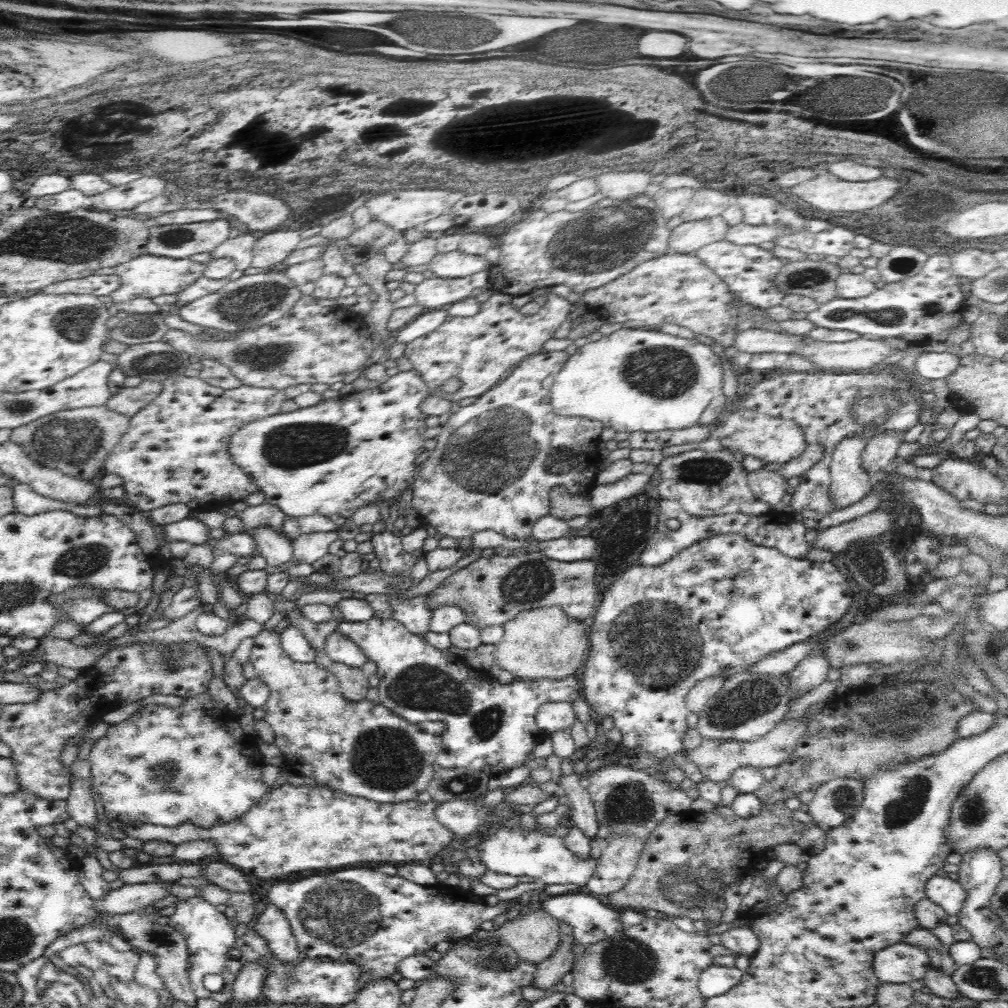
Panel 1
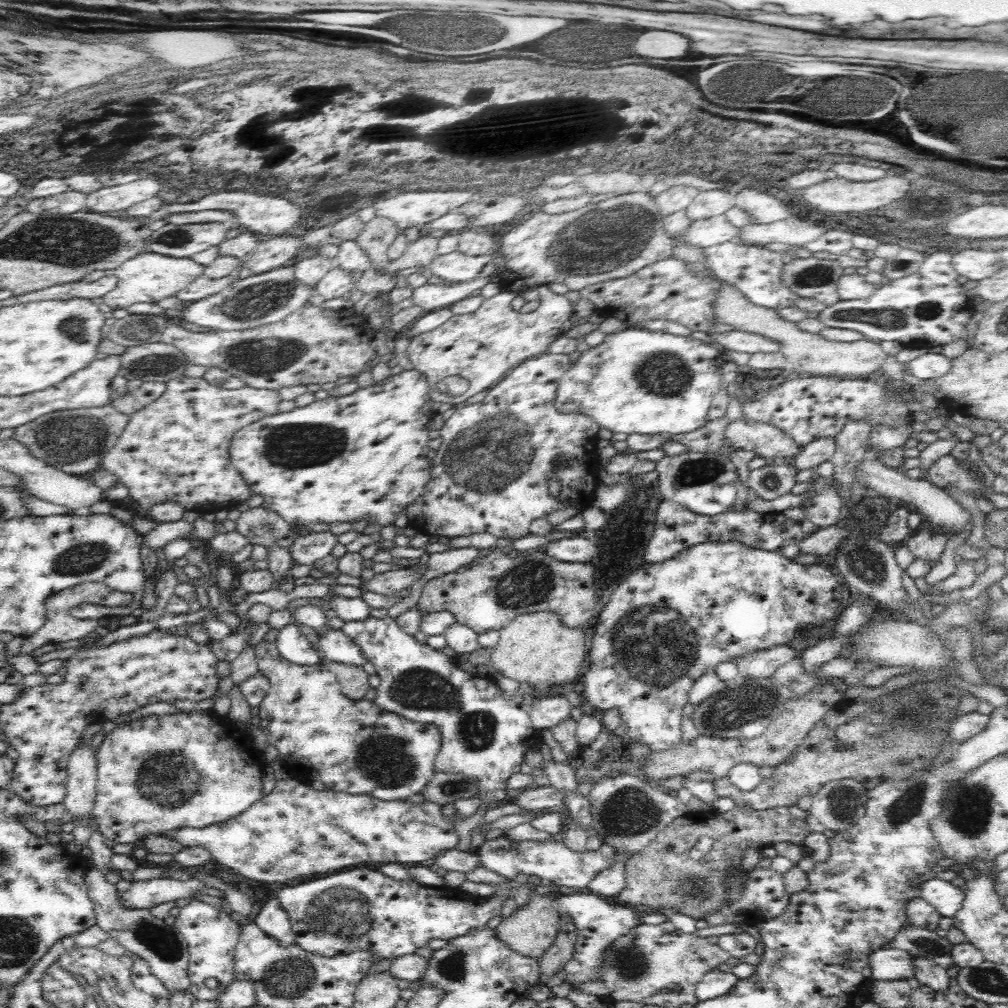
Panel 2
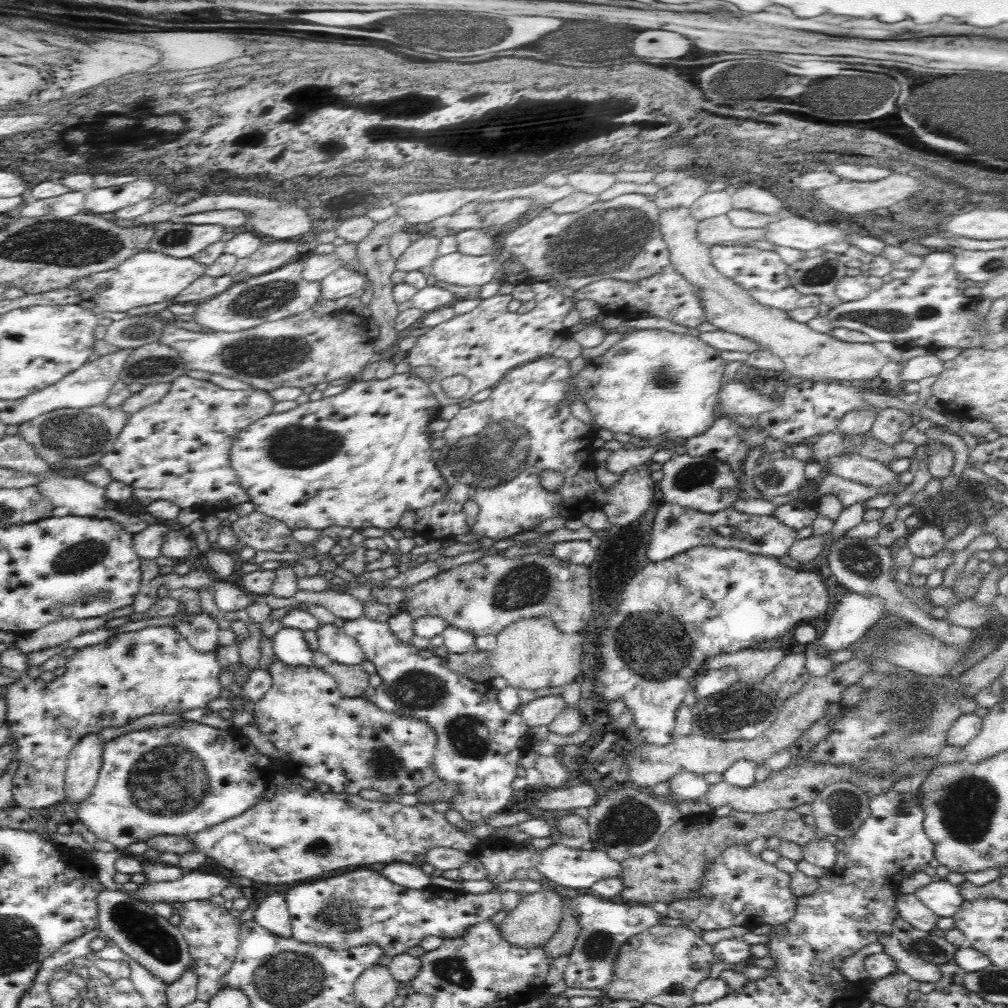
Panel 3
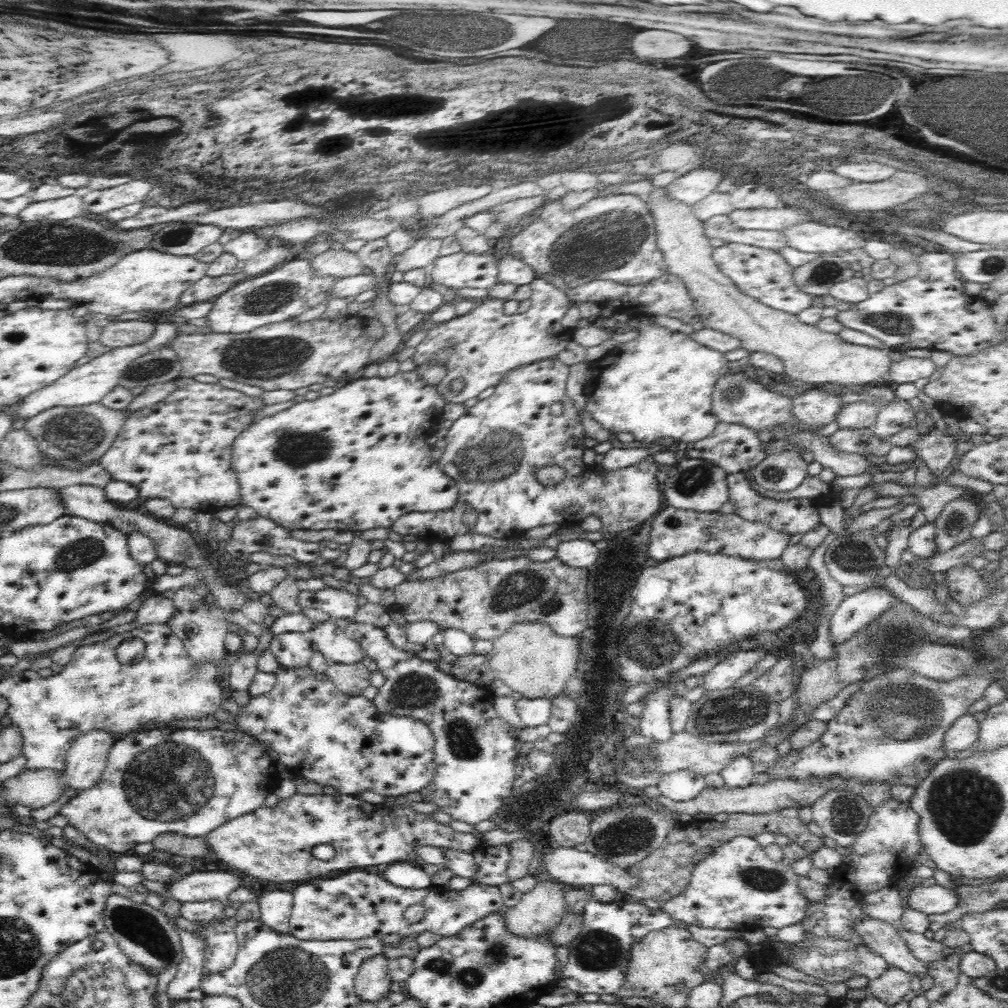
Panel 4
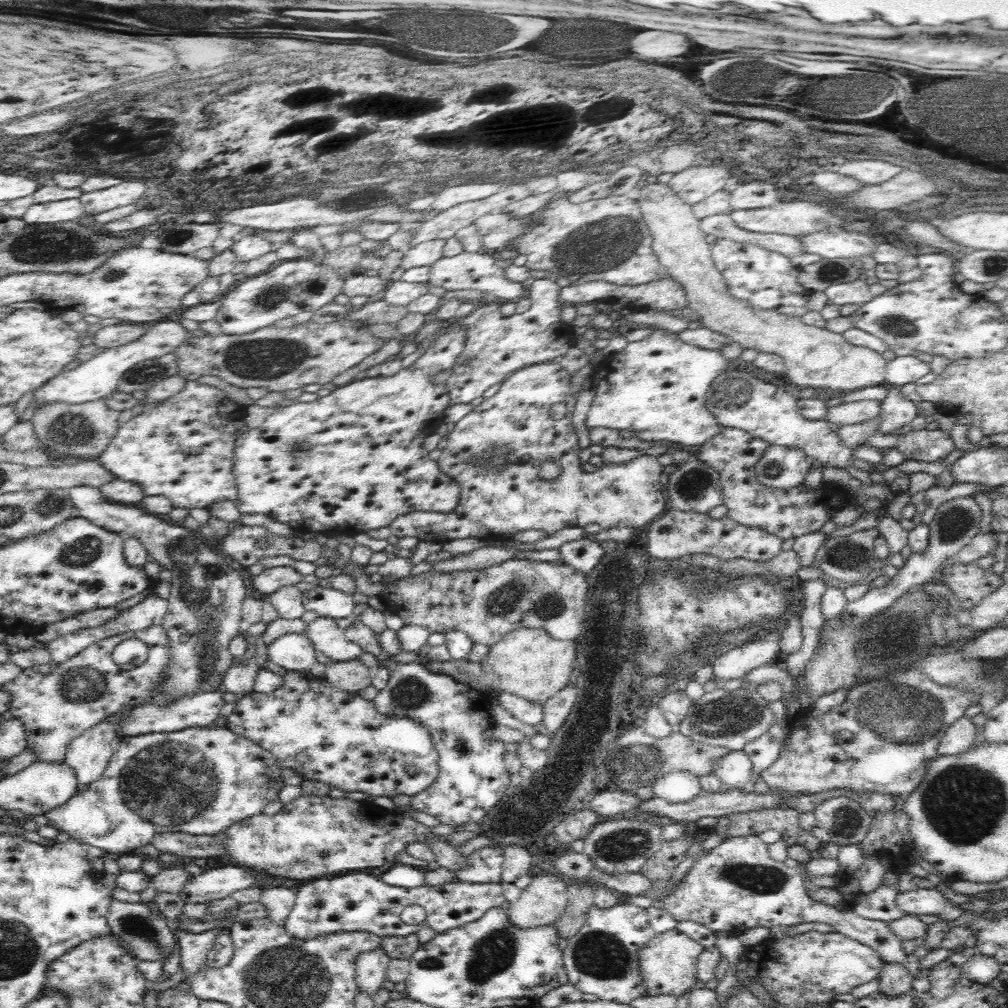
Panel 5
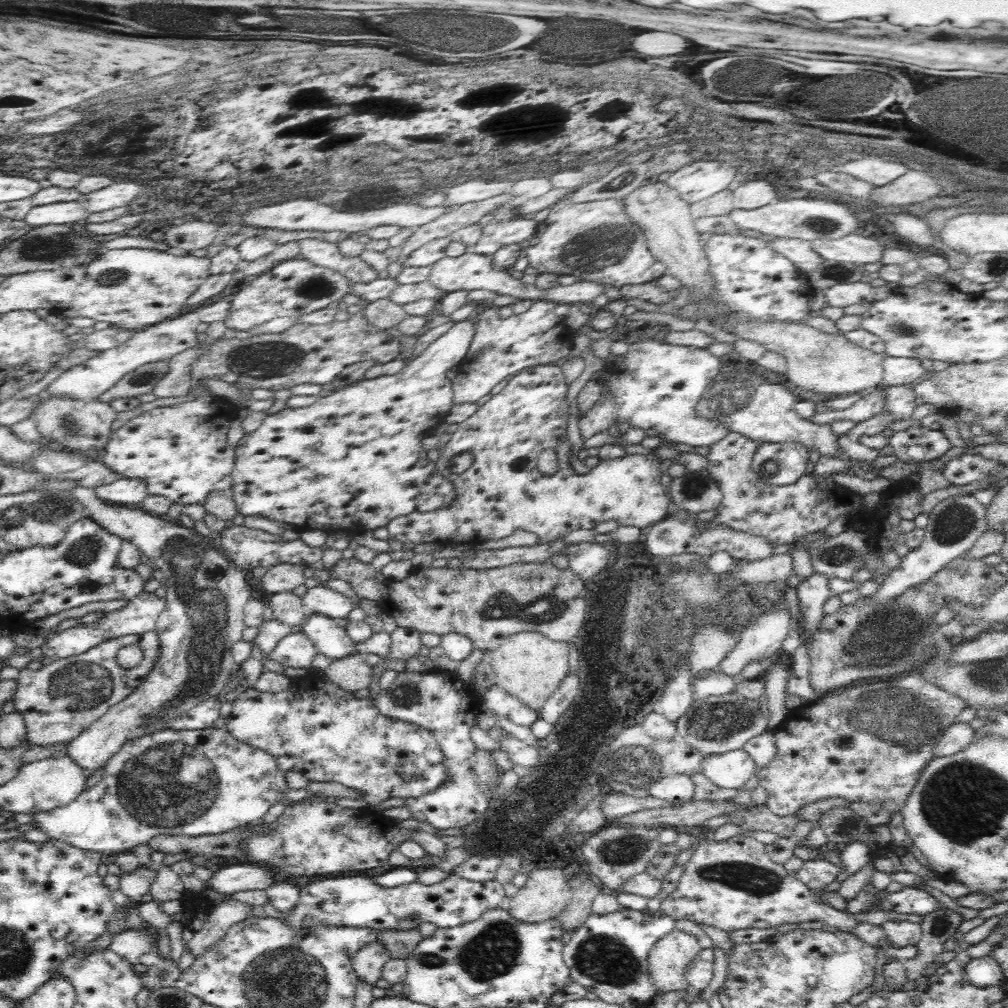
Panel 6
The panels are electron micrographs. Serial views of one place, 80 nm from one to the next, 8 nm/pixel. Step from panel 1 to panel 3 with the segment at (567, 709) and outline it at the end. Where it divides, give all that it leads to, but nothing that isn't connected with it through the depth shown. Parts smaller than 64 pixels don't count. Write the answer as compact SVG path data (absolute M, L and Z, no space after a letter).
M545 695L519 707L520 715L528 727L550 725L566 704L560 695Z

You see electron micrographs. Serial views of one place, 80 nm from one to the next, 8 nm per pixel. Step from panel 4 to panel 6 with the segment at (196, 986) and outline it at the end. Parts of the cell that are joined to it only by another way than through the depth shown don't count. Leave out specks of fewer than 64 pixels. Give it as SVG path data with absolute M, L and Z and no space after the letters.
M233 898L220 902L209 913L201 929L194 931L193 938L188 942L192 956L200 956L202 950L212 946L214 942L218 942L218 938L222 938L228 928L254 916L252 914L253 908L254 906Z

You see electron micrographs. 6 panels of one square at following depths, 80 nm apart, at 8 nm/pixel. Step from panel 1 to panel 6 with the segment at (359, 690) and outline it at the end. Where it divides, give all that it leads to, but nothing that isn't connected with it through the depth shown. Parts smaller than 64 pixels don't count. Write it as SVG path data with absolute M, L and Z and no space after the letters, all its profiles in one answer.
M354 652L344 658L333 660L324 673L332 683L353 693L367 689L372 684L372 680L374 680L372 668L372 665L366 663L366 655Z

